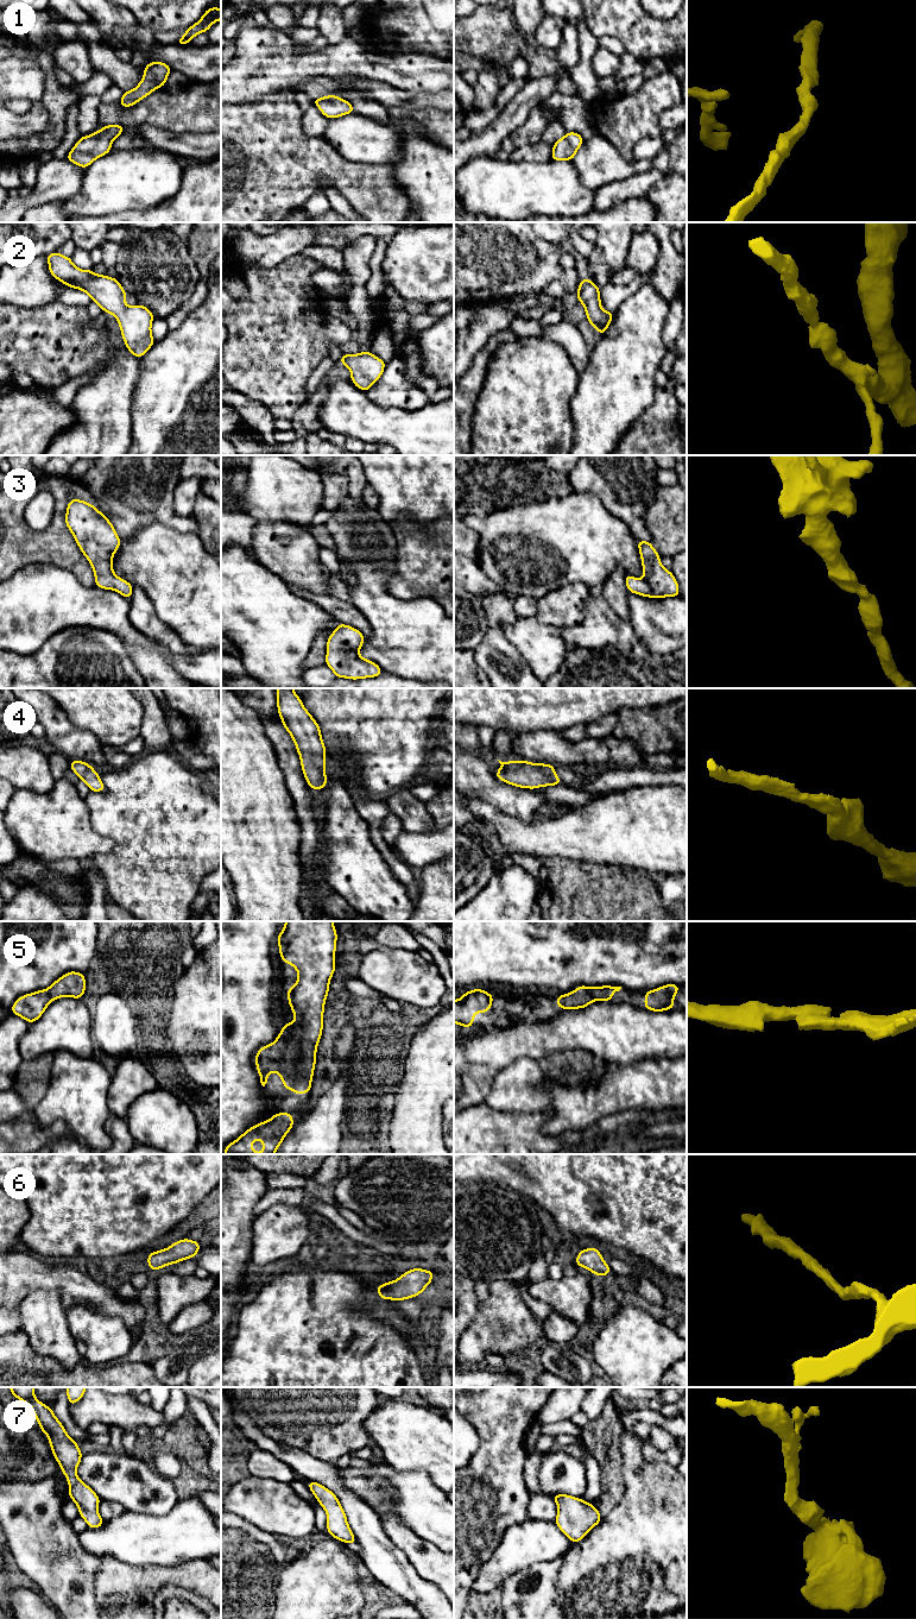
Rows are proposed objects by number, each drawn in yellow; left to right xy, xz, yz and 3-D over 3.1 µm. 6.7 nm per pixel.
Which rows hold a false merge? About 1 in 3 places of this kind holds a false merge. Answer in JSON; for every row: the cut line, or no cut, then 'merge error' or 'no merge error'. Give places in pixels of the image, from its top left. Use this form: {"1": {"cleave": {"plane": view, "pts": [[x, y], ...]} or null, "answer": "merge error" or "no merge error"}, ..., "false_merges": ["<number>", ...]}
{"1": {"cleave": null, "answer": "no merge error"}, "2": {"cleave": null, "answer": "no merge error"}, "3": {"cleave": null, "answer": "no merge error"}, "4": {"cleave": null, "answer": "no merge error"}, "5": {"cleave": null, "answer": "no merge error"}, "6": {"cleave": null, "answer": "no merge error"}, "7": {"cleave": null, "answer": "no merge error"}, "false_merges": []}

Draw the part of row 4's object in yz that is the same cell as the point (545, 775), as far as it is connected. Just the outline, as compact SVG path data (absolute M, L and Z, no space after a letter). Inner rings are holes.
M524 760L499 763L503 767L495 771L497 779L511 786L535 789L562 783L555 773L555 766L551 764L537 764Z

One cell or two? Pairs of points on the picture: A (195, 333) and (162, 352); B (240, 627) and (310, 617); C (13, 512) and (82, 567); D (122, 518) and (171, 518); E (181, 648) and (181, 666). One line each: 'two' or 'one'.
A: one
B: one
C: one
D: one
E: two

